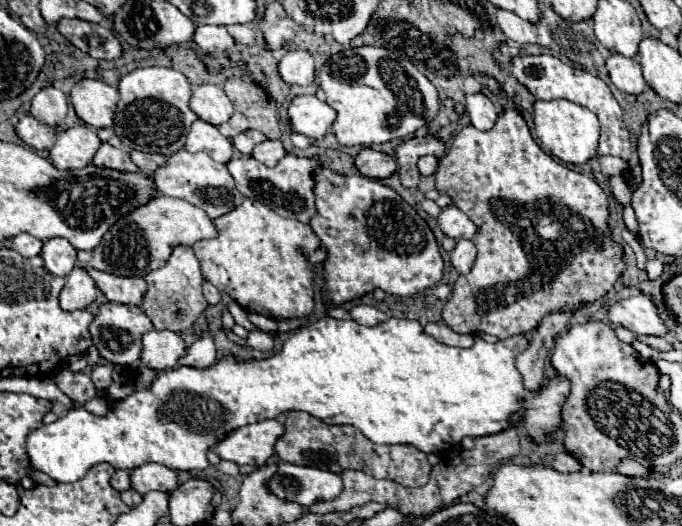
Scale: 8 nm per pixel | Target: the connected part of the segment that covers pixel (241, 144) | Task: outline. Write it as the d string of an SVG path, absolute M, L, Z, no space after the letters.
M244 131L244 133L236 135L236 137L232 139L232 143L234 143L234 147L236 147L240 153L248 155L248 153L252 153L254 145L258 145L258 143L262 143L262 141L266 141L266 139L268 139L268 137L266 137L264 133L260 133L260 131Z

